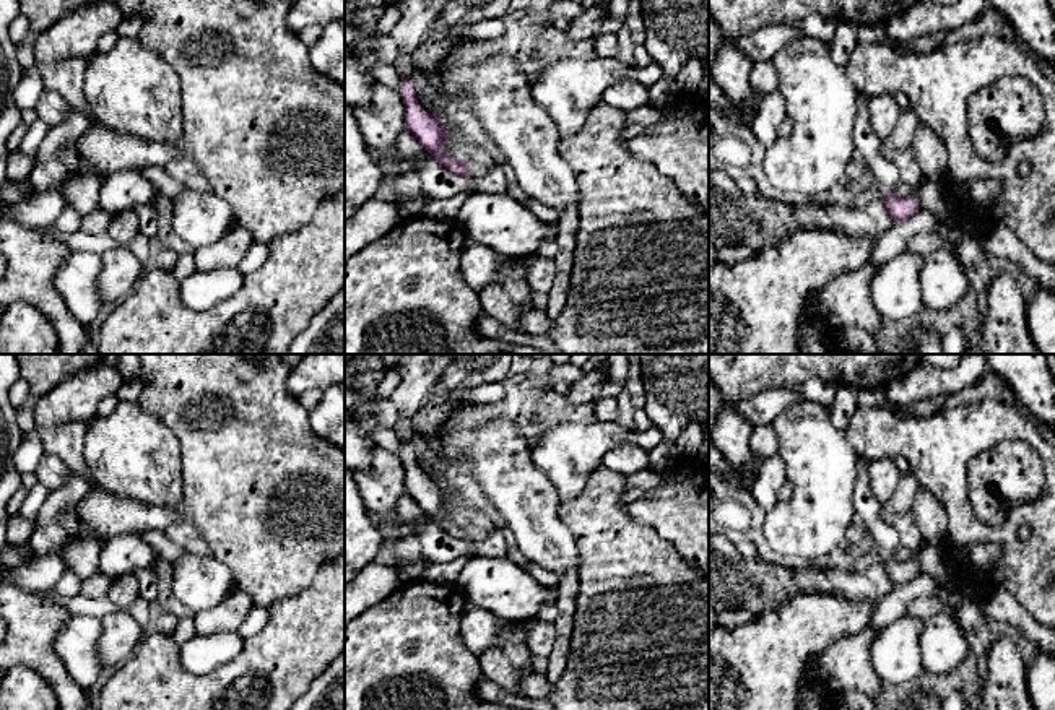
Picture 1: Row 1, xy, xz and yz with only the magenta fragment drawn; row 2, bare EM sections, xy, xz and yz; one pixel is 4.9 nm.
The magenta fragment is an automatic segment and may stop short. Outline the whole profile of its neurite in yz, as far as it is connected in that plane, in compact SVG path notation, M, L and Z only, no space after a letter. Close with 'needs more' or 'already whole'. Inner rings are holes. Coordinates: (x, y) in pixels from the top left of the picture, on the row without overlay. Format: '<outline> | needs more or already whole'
M881 557L884 569L888 570L889 580L894 587L907 585L914 577L920 574L918 565L909 559L905 562L896 557Z | already whole

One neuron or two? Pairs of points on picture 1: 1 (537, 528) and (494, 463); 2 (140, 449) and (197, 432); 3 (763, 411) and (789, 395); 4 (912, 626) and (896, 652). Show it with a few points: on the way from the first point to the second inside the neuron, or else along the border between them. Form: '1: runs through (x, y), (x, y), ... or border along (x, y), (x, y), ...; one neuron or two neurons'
1: runs through (530, 512), (527, 499), (511, 480); one neuron
2: border along (148, 413), (156, 416), (179, 442), (182, 475); two neurons
3: runs through (769, 405), (782, 398); one neuron
4: runs through (906, 632), (898, 645); one neuron

